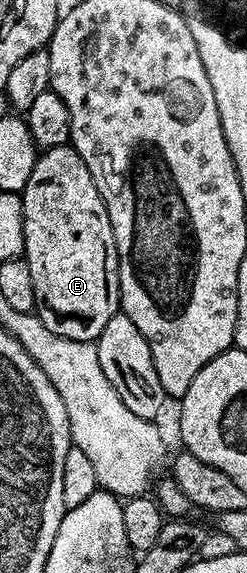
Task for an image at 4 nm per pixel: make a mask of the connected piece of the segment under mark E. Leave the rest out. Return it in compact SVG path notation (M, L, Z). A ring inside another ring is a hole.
M71 145L42 150L35 161L35 169L31 169L31 177L27 177L27 185L24 191L20 192L20 197L23 201L23 227L25 233L25 254L23 258L25 264L31 269L31 281L37 298L35 308L37 318L43 321L43 325L47 325L47 329L51 329L51 333L59 333L59 337L67 337L71 341L83 341L84 343L96 341L103 333L107 321L111 321L111 317L118 314L121 306L121 286L119 285L117 246L115 245L115 233L111 229L111 217L107 213L103 197L87 169L87 165Z

